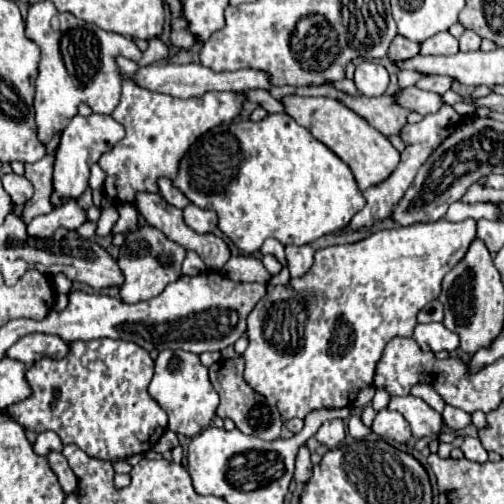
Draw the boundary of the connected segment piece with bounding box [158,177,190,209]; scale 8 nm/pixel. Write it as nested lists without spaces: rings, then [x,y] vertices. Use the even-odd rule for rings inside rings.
[[[160,177],[160,179],[158,179],[158,189],[160,189],[160,195],[162,195],[170,205],[174,205],[174,207],[178,207],[178,209],[184,209],[184,207],[190,203],[176,187],[172,187],[172,181],[166,179],[166,177]]]

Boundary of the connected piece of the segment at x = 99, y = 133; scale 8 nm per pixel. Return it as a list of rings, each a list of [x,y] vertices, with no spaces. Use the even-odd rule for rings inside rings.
[[[92,113],[88,117],[76,115],[62,131],[62,139],[54,165],[54,195],[52,203],[62,205],[68,199],[78,199],[88,189],[88,177],[92,163],[98,163],[102,153],[108,153],[124,137],[124,127],[112,119],[112,115]]]

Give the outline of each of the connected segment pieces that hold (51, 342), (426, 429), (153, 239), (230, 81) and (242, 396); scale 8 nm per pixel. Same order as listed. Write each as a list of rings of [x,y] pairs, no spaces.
[[[30,333],[22,339],[18,339],[10,349],[8,357],[18,359],[22,363],[36,363],[42,357],[50,359],[62,359],[70,351],[70,343],[62,341],[58,335],[46,335],[46,333]]]
[[[414,395],[392,397],[388,409],[402,413],[404,419],[412,427],[412,435],[418,437],[418,439],[432,437],[432,435],[440,433],[440,429],[444,425],[442,415],[438,411],[434,411],[428,403],[424,403],[422,399],[414,397]]]
[[[144,225],[140,231],[128,233],[118,255],[118,267],[122,269],[122,275],[124,275],[124,283],[120,285],[122,301],[138,303],[138,301],[146,301],[162,293],[162,289],[168,283],[176,281],[182,275],[180,267],[182,267],[184,255],[186,255],[186,249],[170,241],[162,231],[154,227]]]
[[[164,63],[164,65],[146,65],[146,67],[138,67],[138,71],[134,75],[128,77],[130,81],[134,81],[136,85],[142,85],[144,89],[150,91],[158,91],[158,93],[168,93],[180,99],[188,99],[188,97],[202,97],[204,93],[210,91],[246,91],[246,89],[270,89],[268,83],[268,75],[262,71],[254,71],[254,69],[240,69],[240,71],[224,71],[224,73],[214,73],[206,67],[202,67],[200,63],[186,63],[186,65],[176,65],[176,63]]]
[[[242,357],[222,359],[210,367],[210,383],[216,389],[216,393],[220,395],[220,405],[216,409],[216,415],[222,419],[230,417],[236,423],[236,427],[246,435],[254,435],[254,437],[260,437],[264,441],[274,441],[280,437],[282,417],[280,417],[276,405],[268,403],[260,393],[250,389],[250,385],[242,377],[242,371],[244,371]]]

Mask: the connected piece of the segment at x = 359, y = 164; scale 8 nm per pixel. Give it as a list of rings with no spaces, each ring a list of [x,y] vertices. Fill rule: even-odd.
[[[284,97],[286,113],[302,127],[306,127],[318,141],[328,145],[354,173],[358,189],[366,191],[368,187],[380,185],[390,177],[390,173],[396,169],[400,161],[400,153],[392,147],[392,143],[376,131],[372,125],[366,123],[366,119],[358,117],[354,111],[344,107],[336,99],[328,97]]]

